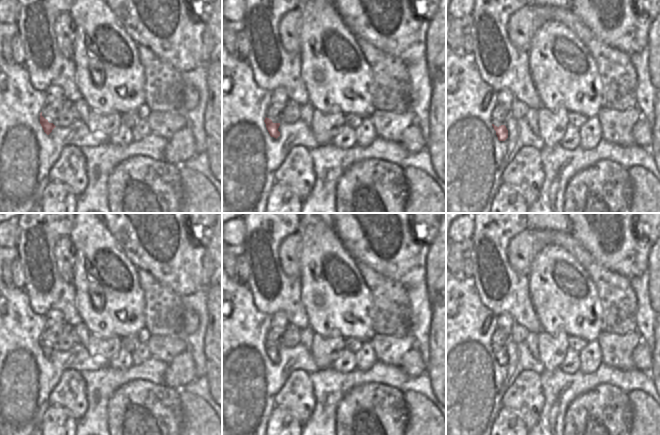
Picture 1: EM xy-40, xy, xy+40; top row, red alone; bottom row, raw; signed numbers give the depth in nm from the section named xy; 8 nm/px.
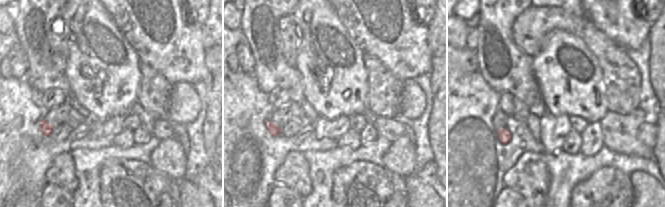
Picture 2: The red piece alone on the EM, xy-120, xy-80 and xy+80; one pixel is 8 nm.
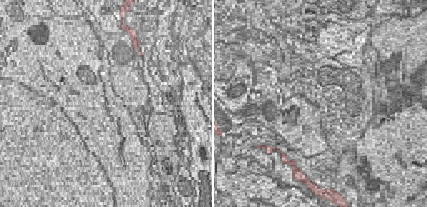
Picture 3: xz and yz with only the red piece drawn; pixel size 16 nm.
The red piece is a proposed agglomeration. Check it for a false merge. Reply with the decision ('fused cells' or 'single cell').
single cell

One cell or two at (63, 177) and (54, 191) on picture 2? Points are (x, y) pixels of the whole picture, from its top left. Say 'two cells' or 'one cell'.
two cells

